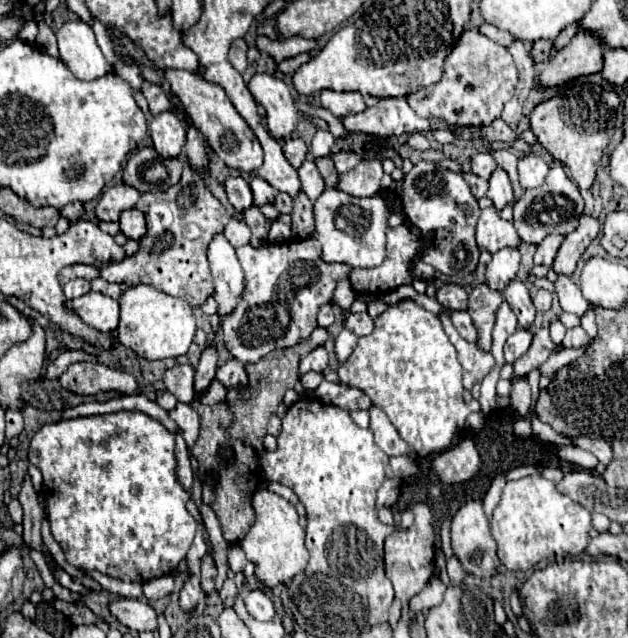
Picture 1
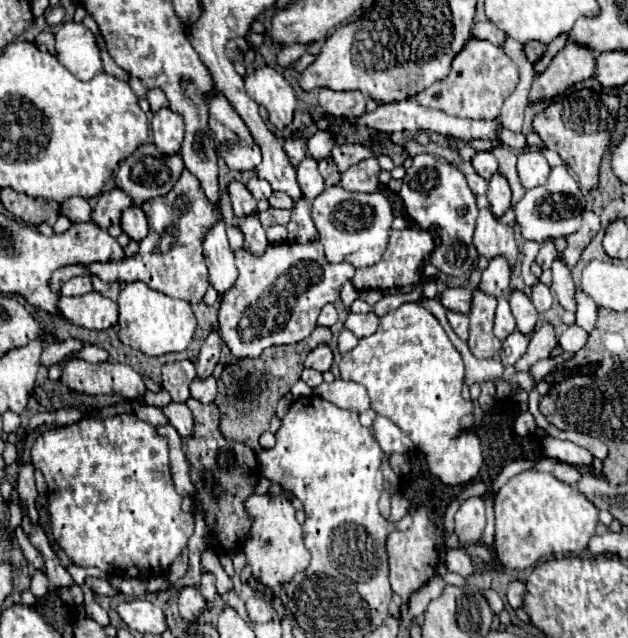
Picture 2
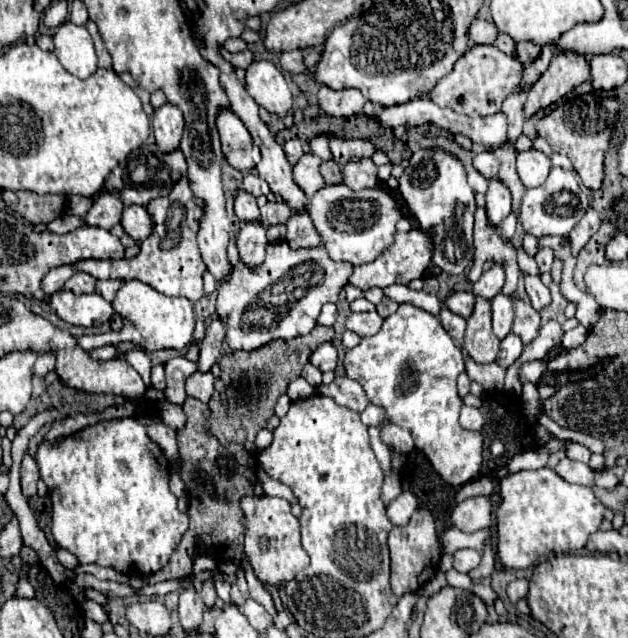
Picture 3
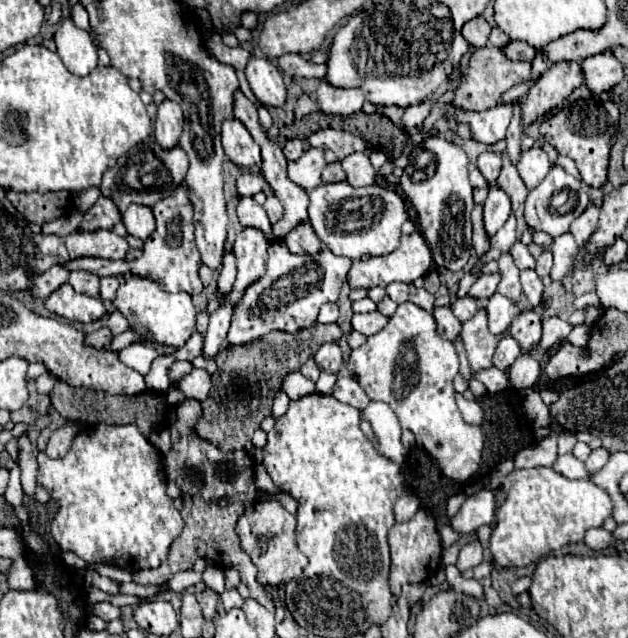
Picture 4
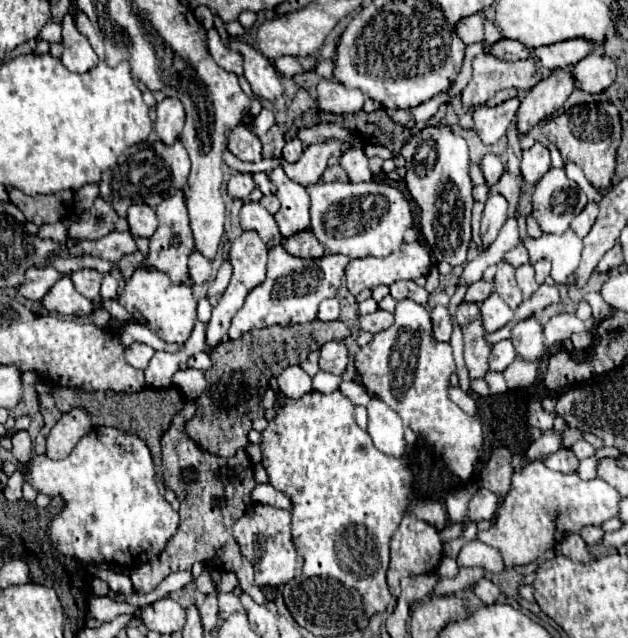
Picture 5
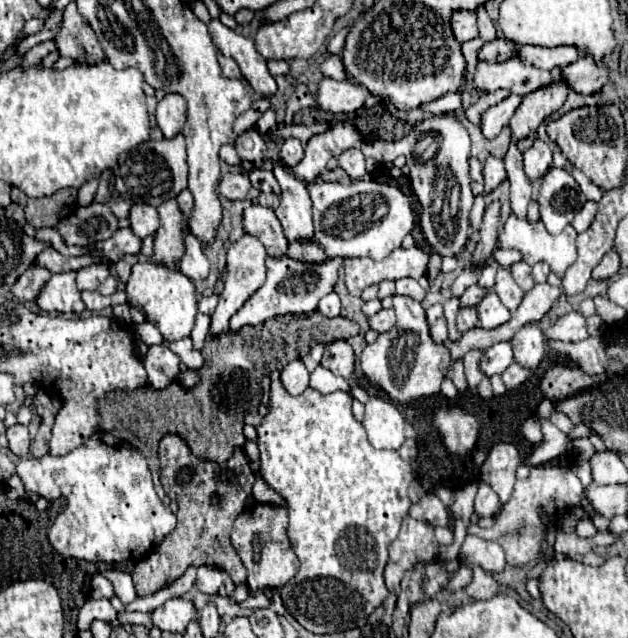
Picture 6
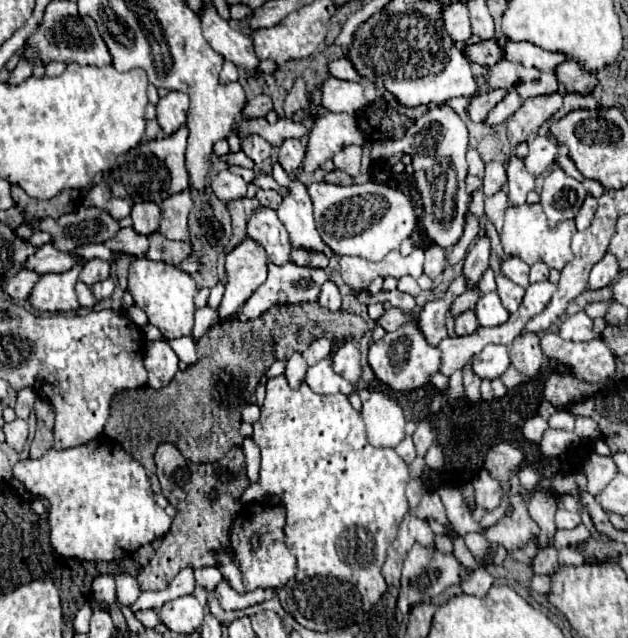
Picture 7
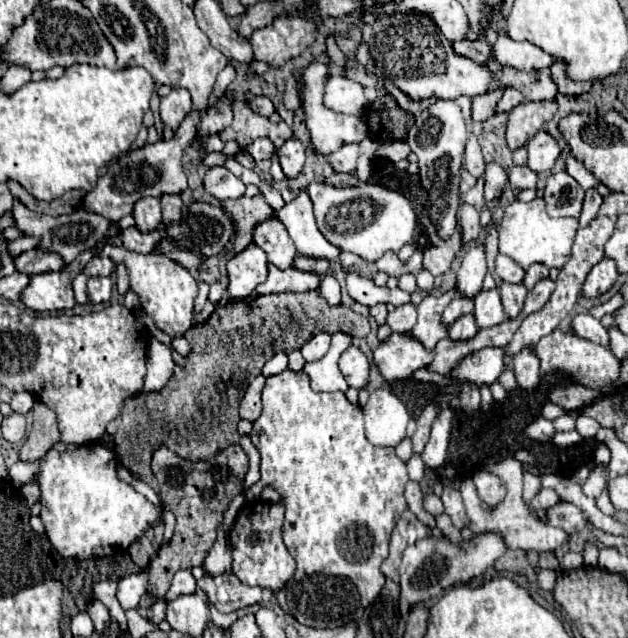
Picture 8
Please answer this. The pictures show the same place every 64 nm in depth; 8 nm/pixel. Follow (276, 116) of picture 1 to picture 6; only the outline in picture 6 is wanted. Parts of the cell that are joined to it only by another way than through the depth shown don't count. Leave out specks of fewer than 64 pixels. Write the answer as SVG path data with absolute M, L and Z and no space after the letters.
M210 20L208 32L210 32L216 48L220 48L224 56L230 56L238 62L242 76L248 80L248 84L252 86L252 90L256 94L270 98L278 92L278 84L276 84L274 76L268 72L268 64L258 54L252 40L226 28L220 20Z

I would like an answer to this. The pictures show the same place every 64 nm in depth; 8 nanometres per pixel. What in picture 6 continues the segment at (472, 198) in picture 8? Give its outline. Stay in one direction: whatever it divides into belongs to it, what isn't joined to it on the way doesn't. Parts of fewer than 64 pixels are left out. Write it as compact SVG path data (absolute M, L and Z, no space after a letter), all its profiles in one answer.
M476 196L474 198L474 206L472 206L472 212L470 212L470 224L472 224L472 230L478 230L478 224L482 224L482 214L484 214L484 198L482 196Z

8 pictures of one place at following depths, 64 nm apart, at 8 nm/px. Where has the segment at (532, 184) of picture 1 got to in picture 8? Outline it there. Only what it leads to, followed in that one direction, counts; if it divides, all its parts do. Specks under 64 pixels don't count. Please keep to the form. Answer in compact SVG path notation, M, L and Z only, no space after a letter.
M538 132L528 144L528 168L534 170L534 172L546 172L554 166L556 158L560 156L560 148L558 148L558 142L546 134L546 132Z

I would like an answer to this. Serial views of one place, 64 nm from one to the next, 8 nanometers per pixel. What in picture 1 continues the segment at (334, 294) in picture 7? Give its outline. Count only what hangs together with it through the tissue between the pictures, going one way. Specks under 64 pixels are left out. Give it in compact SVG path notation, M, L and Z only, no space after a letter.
M324 304L318 312L318 326L328 328L334 322L334 314L332 314L332 304Z

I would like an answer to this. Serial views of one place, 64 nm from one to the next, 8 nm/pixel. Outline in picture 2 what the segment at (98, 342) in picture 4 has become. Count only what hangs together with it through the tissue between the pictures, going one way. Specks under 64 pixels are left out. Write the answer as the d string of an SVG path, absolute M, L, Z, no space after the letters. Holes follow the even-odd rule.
M144 282L126 284L118 296L118 338L124 346L136 348L146 356L162 356L170 352L182 352L192 342L196 330L196 318L186 300L170 298L158 290L152 290ZM74 338L66 340L66 342L60 342L60 344L48 344L44 347L44 352L42 352L42 364L44 364L46 368L50 368L50 366L56 364L58 360L62 360L68 352L80 350L82 346L84 346L84 344L78 342L78 340L74 340Z

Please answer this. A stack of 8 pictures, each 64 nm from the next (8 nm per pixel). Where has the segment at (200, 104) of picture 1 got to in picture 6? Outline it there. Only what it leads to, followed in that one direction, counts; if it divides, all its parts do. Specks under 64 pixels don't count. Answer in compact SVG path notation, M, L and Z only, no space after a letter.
M246 130L246 132L242 132L242 134L236 138L234 148L236 148L236 152L238 152L238 156L240 156L242 160L252 162L254 166L262 164L262 160L264 160L266 144L264 144L262 136L260 136L256 130Z

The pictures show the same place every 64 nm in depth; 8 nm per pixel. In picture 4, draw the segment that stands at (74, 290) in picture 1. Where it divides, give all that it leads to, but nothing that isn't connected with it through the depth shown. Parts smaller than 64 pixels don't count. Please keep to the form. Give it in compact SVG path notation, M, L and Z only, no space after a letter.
M70 272L68 284L78 292L86 296L96 296L98 298L98 278L90 272Z

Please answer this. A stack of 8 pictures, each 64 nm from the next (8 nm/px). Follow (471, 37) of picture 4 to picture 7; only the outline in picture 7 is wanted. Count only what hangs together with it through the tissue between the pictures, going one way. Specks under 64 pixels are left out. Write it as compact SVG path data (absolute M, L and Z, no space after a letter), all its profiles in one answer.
M454 2L446 8L442 8L442 16L446 20L446 32L450 32L450 38L454 44L462 46L472 36L472 24L468 8L460 2Z

